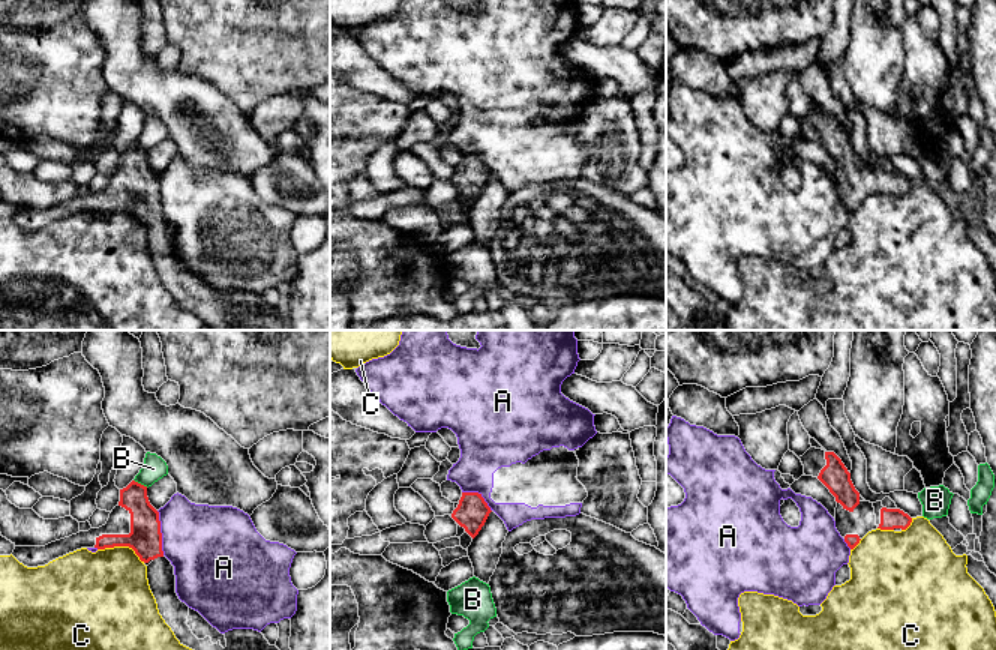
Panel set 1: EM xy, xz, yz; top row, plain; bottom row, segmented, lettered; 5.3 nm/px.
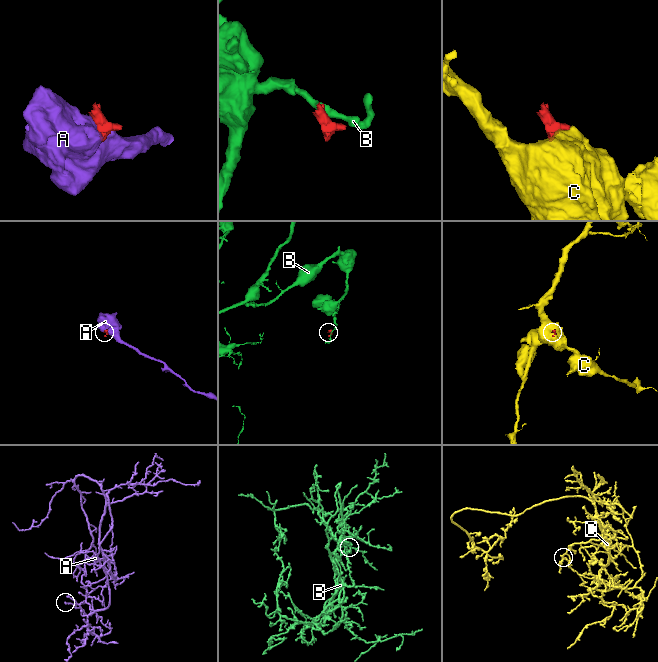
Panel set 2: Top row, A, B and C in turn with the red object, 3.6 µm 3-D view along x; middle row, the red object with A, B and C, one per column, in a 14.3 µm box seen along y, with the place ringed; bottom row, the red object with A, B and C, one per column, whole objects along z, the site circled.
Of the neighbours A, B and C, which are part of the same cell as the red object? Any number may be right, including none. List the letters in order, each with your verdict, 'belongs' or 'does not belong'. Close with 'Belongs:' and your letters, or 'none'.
A: does not belong
B: does not belong
C: does not belong
Belongs: none

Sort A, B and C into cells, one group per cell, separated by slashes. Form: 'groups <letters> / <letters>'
groups A / B / C

